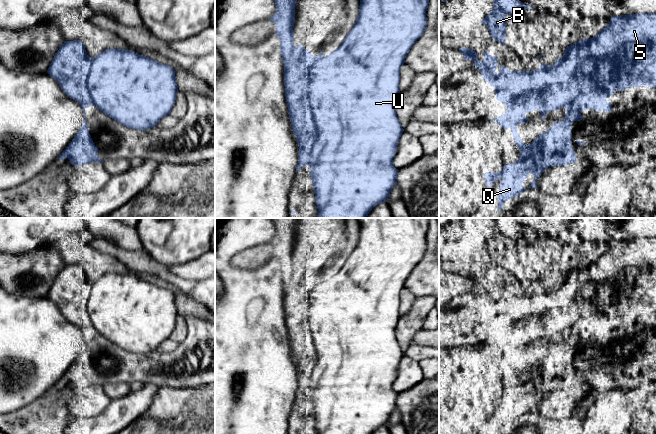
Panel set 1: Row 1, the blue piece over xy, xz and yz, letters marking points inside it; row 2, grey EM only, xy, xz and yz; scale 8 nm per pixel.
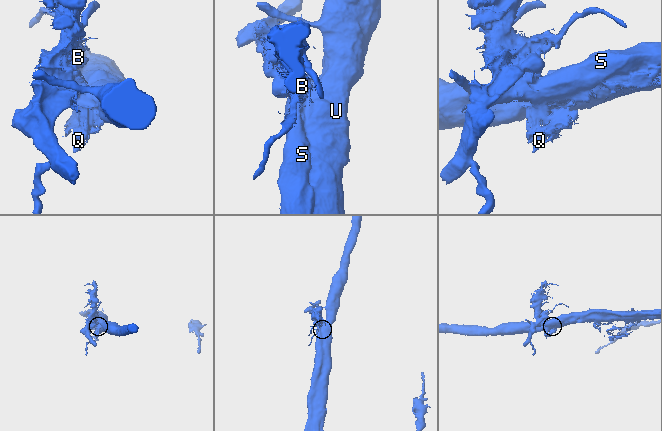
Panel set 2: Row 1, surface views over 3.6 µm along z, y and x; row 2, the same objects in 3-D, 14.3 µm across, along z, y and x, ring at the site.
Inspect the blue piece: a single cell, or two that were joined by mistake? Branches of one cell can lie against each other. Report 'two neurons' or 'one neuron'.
two neurons

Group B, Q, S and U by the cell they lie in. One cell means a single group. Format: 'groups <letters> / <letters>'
groups B Q U / S

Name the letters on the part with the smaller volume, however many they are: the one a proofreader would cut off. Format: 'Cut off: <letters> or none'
Cut off: S

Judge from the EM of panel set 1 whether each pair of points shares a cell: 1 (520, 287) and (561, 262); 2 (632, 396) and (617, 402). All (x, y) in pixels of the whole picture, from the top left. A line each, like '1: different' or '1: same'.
1: same
2: different

